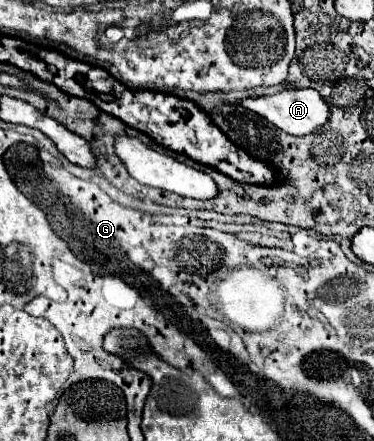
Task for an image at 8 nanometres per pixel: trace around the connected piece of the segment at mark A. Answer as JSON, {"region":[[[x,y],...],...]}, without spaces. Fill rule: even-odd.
{"region":[[[301,88],[301,90],[283,90],[279,94],[273,96],[263,96],[263,98],[247,98],[243,100],[243,106],[247,110],[253,110],[255,114],[267,118],[273,126],[277,126],[279,130],[293,134],[293,136],[305,136],[315,132],[319,126],[323,126],[329,116],[331,116],[331,108],[325,102],[325,98],[313,90],[313,88]]]}

